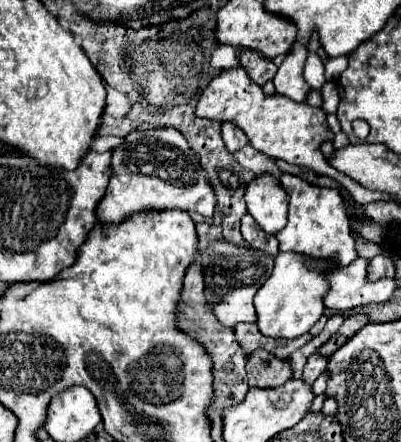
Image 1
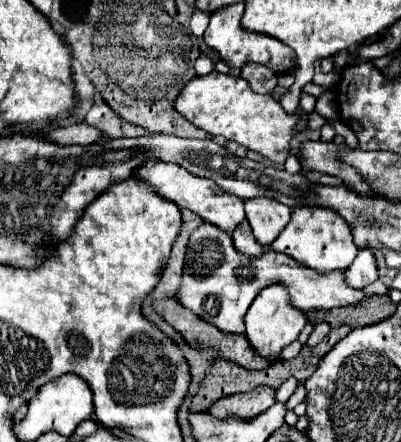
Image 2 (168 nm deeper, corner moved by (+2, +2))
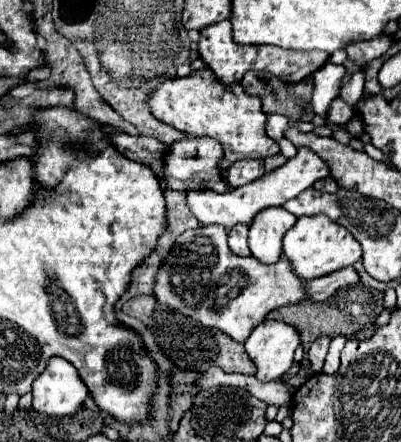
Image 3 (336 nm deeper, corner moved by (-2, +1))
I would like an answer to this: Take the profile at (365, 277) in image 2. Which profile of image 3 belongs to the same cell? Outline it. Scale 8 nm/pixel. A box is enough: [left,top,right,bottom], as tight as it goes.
[304,266,360,302]

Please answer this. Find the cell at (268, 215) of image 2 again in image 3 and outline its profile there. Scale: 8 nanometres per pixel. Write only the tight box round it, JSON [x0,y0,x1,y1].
[248,208,296,264]

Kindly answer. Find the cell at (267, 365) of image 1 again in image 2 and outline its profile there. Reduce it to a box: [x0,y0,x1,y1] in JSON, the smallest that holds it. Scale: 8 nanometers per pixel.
[208,385,276,419]

